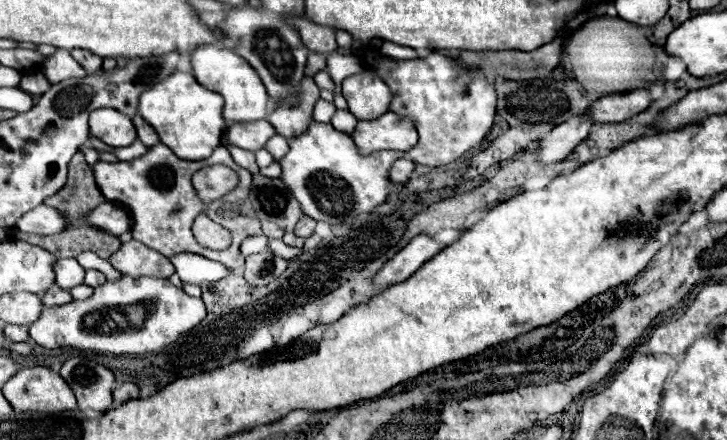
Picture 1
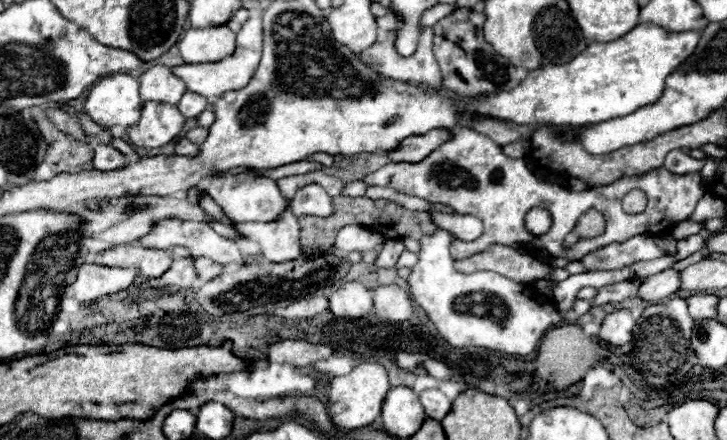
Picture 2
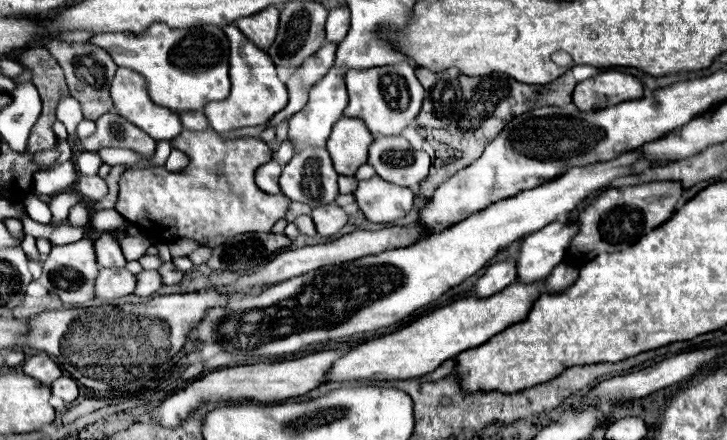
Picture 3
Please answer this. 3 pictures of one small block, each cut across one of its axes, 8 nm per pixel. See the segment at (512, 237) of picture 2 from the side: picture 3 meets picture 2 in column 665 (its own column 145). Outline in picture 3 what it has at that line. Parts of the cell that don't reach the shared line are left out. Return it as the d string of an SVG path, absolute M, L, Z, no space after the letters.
M184 130L171 144L190 158L184 170L168 172L158 166L126 170L120 178L116 212L128 222L134 222L154 242L172 242L174 238L202 242L214 236L270 232L270 228L286 216L290 200L270 196L254 182L254 172L274 156L270 146L260 138L224 138L214 130Z

